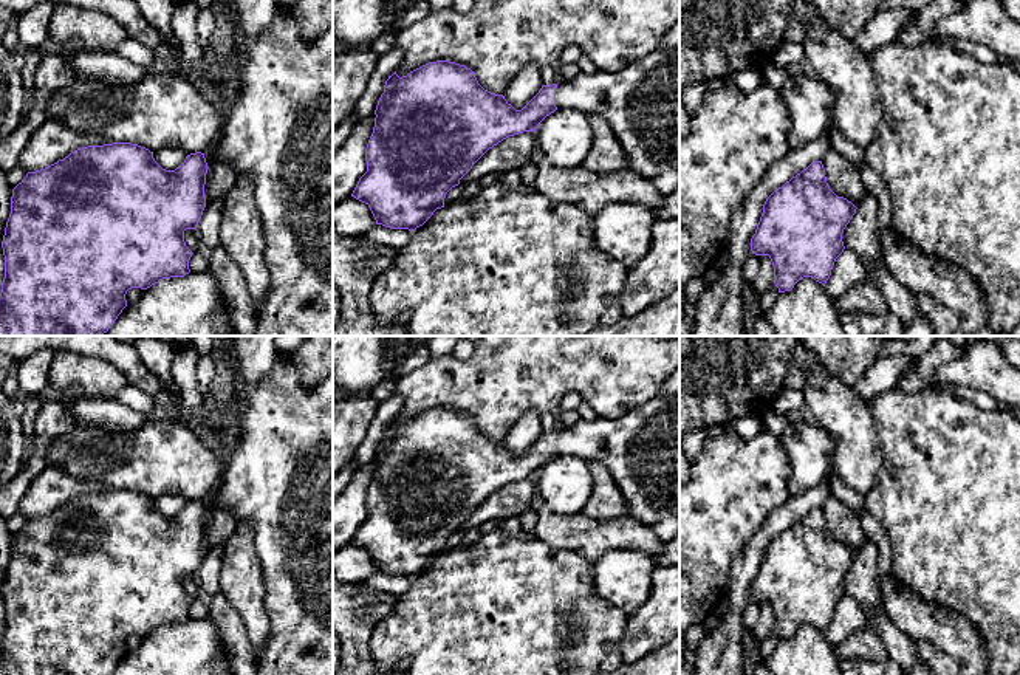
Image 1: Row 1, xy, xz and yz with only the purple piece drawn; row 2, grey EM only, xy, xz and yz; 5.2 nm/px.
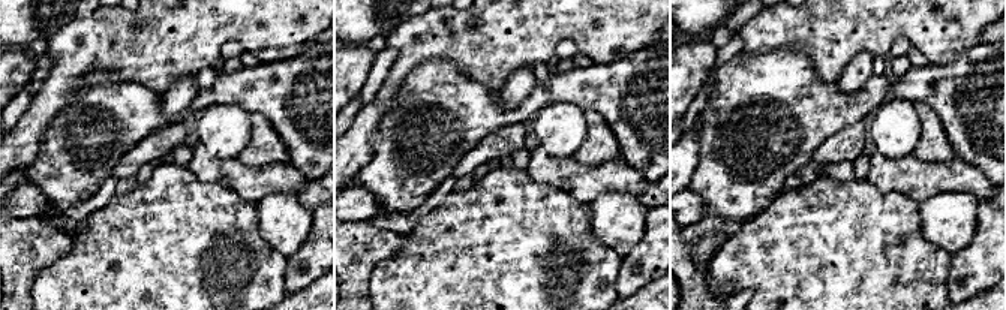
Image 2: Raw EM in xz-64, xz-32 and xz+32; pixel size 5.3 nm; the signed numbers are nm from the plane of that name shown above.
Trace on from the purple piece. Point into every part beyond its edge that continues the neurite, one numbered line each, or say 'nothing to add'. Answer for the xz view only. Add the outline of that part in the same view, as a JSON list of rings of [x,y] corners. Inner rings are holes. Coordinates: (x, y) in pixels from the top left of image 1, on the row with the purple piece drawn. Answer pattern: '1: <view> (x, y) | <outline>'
1: xz (641, 101) | [[[679,45],[616,71],[557,81],[556,107],[596,113],[613,128],[628,167],[667,195],[679,187]]]

